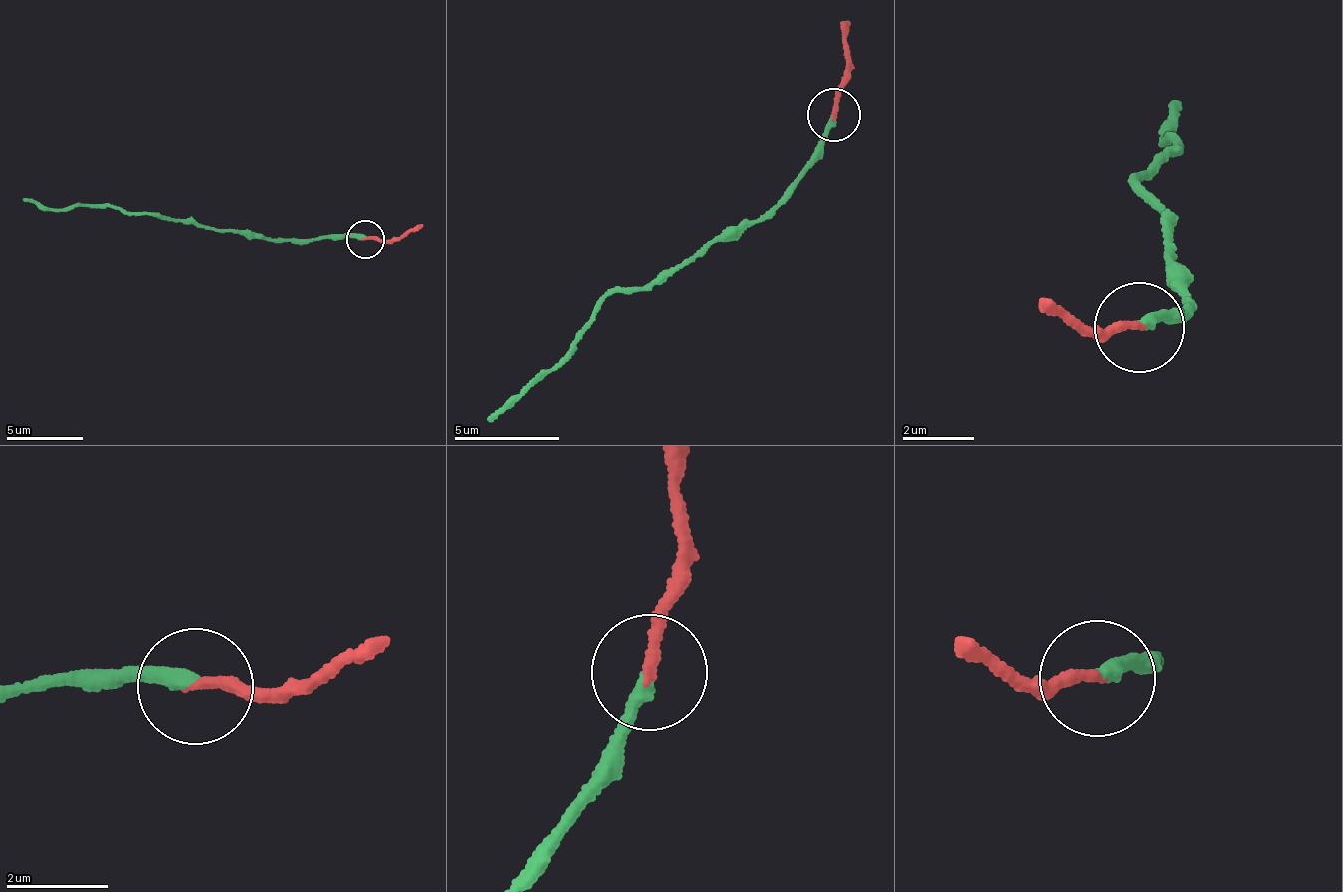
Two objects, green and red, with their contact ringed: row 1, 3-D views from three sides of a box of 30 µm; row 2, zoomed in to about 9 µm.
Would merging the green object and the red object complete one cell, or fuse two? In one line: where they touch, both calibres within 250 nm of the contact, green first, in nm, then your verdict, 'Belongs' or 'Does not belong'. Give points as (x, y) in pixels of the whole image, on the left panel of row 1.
Place: (365, 239). Thickness 320 nm (green) against 220 nm. Belongs

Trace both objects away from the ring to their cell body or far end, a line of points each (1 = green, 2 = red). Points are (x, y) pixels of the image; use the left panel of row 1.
1: (365, 240), (246, 238), (148, 213), (69, 208), (22, 199)
2: (365, 240), (386, 243), (421, 223)

